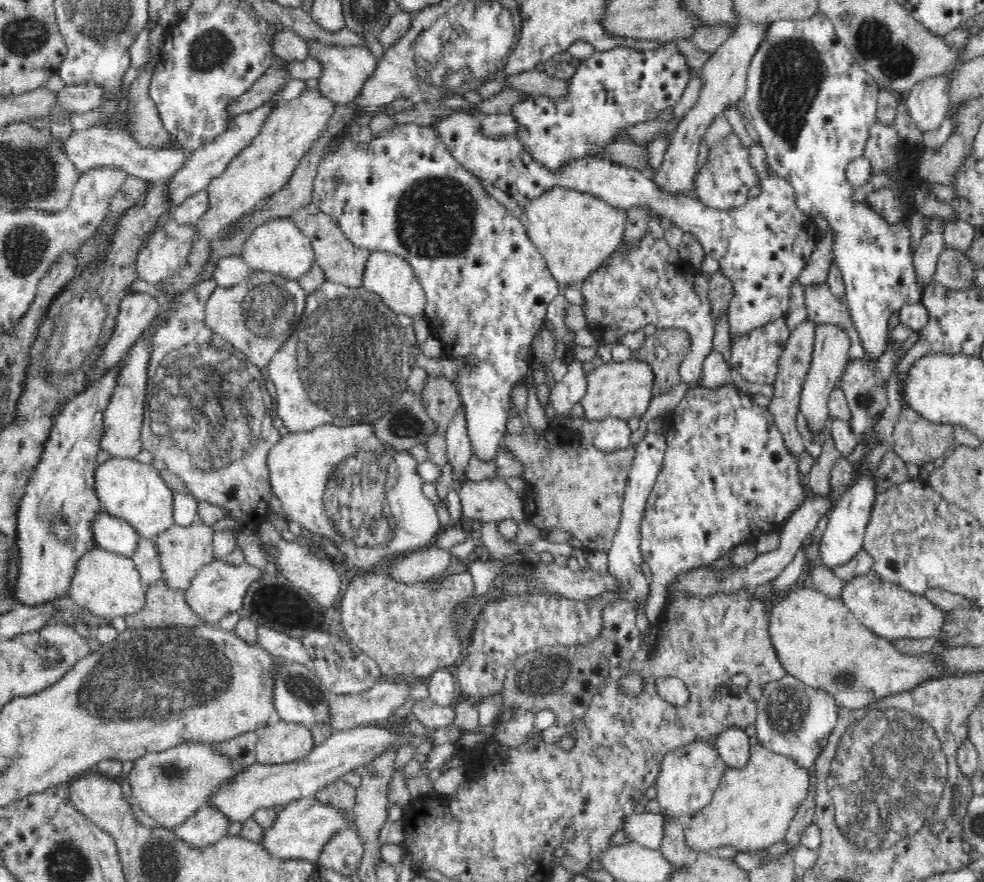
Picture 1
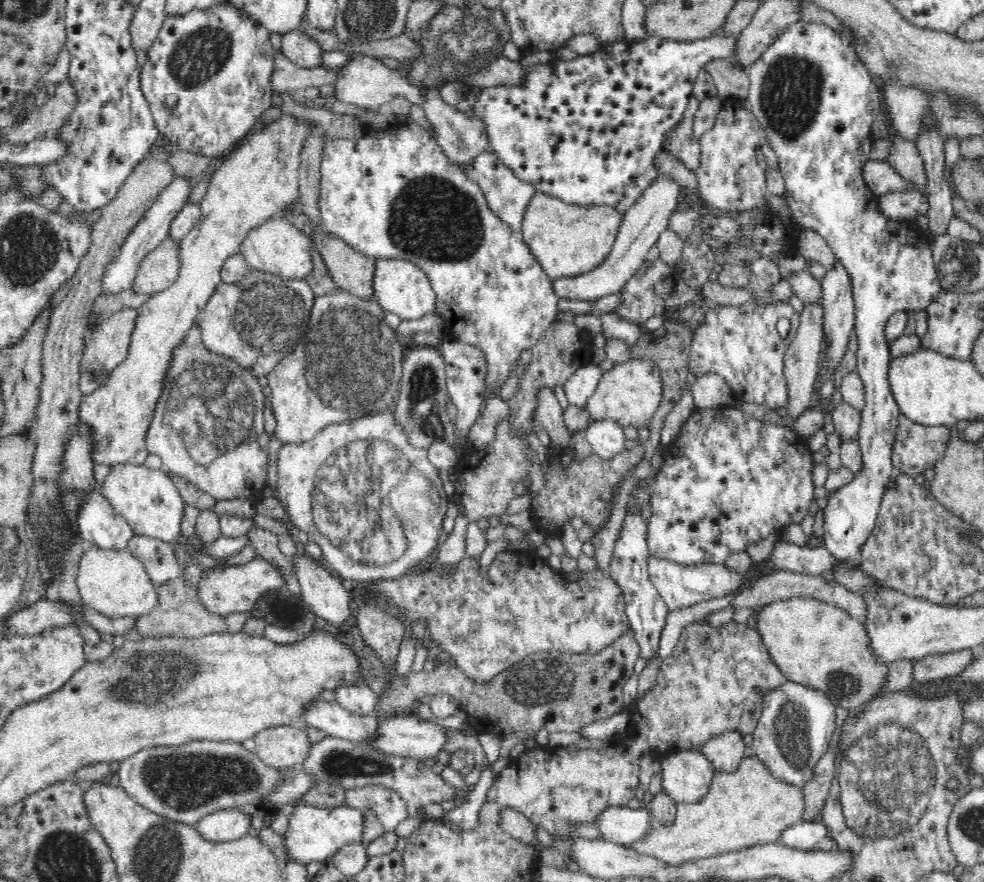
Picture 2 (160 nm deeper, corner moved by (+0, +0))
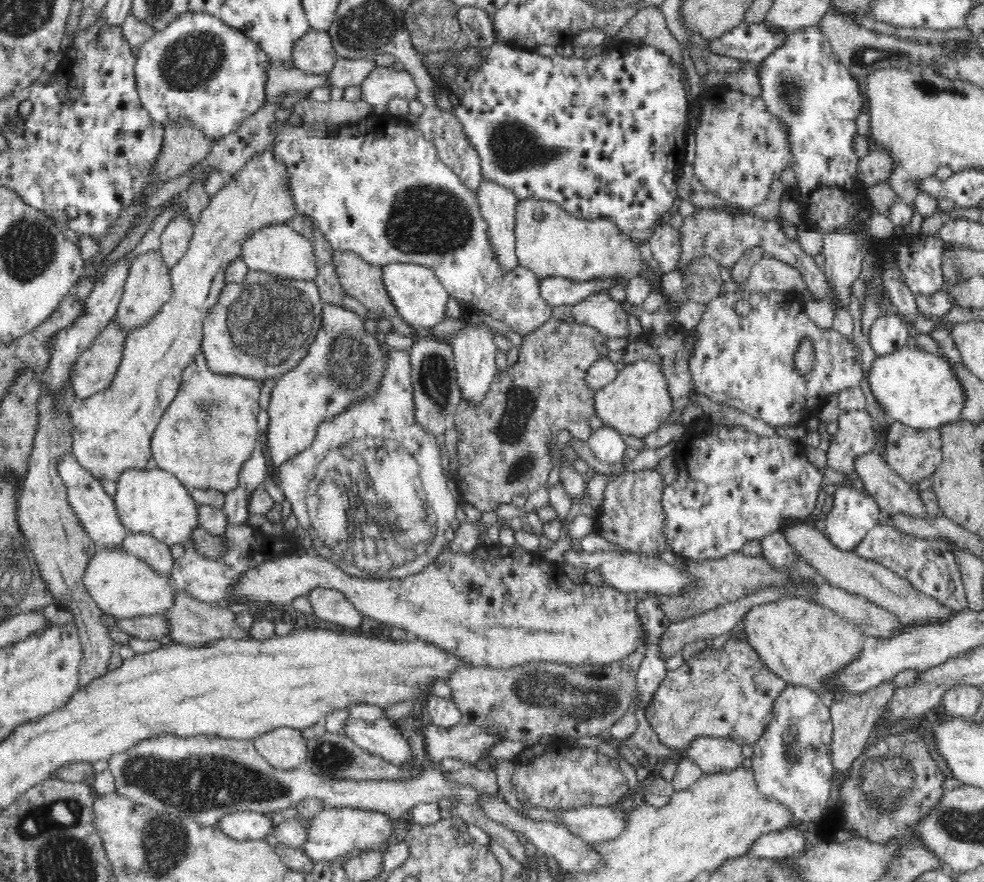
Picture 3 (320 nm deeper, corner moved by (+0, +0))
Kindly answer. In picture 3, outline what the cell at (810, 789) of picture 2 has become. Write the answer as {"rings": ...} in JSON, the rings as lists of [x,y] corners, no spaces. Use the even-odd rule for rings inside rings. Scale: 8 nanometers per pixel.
{"rings":[[[893,679],[874,685],[864,692],[852,696],[846,696],[841,700],[835,700],[830,706],[831,721],[833,722],[832,736],[832,767],[834,767],[834,783],[843,779],[851,769],[852,762],[858,758],[871,739],[872,731],[878,726],[880,719],[884,717],[890,700],[896,694],[897,686]]]}

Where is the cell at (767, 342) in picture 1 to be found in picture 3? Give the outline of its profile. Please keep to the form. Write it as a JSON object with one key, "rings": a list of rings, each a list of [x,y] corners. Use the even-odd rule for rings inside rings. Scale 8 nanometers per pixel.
{"rings":[[[738,290],[734,293],[720,294],[717,297],[713,297],[711,298],[711,301],[705,305],[706,310],[704,310],[704,314],[702,314],[700,322],[696,324],[694,331],[690,331],[690,334],[694,337],[694,341],[688,355],[688,368],[693,381],[695,394],[705,395],[713,402],[726,404],[730,407],[744,410],[744,412],[748,412],[748,414],[753,417],[763,420],[770,426],[782,428],[782,426],[805,424],[806,420],[810,416],[816,415],[818,410],[823,406],[824,401],[828,399],[829,396],[833,394],[838,395],[841,390],[844,390],[850,385],[860,385],[862,378],[864,378],[862,376],[862,368],[860,365],[862,362],[860,359],[860,350],[856,347],[856,344],[854,344],[853,339],[845,338],[832,328],[829,328],[828,330],[818,328],[806,314],[803,302],[801,302],[801,297],[798,293],[784,291],[756,293]],[[742,300],[746,300],[746,302],[750,304],[750,312],[748,312],[746,316],[740,316],[740,314],[736,312],[736,304],[738,304],[738,302],[742,302]],[[806,336],[811,338],[816,346],[816,366],[812,368],[812,372],[810,372],[808,376],[799,376],[799,374],[796,374],[796,371],[793,370],[792,357],[793,352],[796,350],[797,342],[800,342],[800,340],[802,340],[802,338],[806,338]]]}

